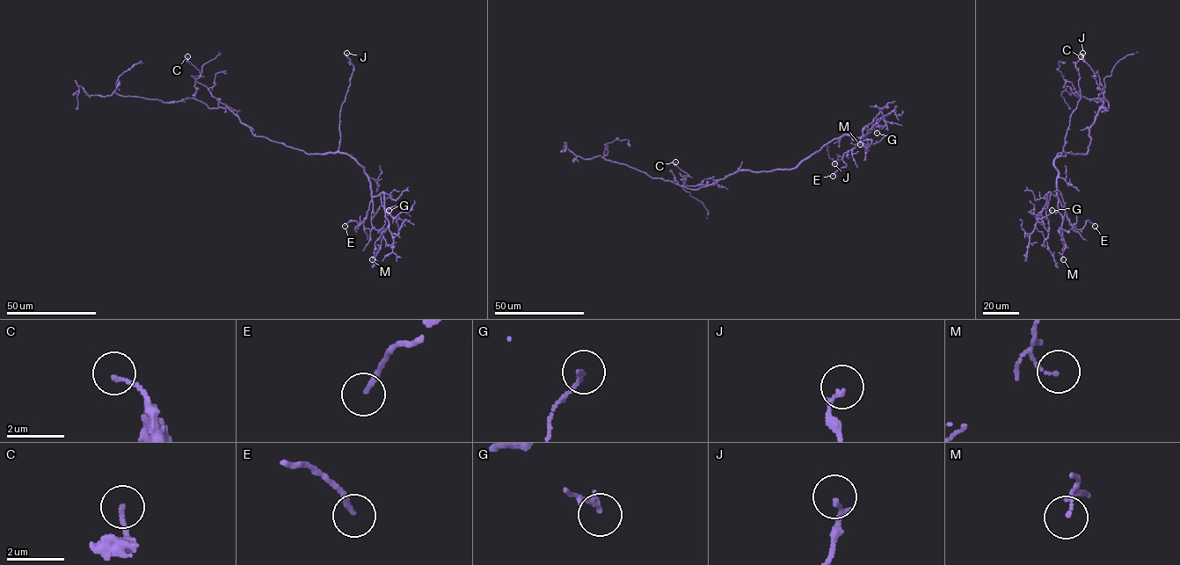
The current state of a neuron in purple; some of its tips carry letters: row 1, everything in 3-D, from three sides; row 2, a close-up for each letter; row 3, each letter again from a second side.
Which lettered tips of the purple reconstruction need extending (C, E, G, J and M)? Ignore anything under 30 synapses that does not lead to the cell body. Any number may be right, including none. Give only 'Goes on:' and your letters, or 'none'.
Goes on: none

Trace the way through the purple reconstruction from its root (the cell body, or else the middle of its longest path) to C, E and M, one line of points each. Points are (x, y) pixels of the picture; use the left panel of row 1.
C: (265, 137), (255, 136), (229, 108), (209, 108), (194, 97), (195, 79), (200, 71), (187, 56)
E: (265, 137), (308, 153), (344, 152), (363, 169), (370, 183), (369, 209), (356, 229), (355, 220), (345, 226)
M: (265, 137), (308, 153), (344, 152), (363, 169), (372, 199), (372, 225), (383, 232), (380, 248), (372, 259)

